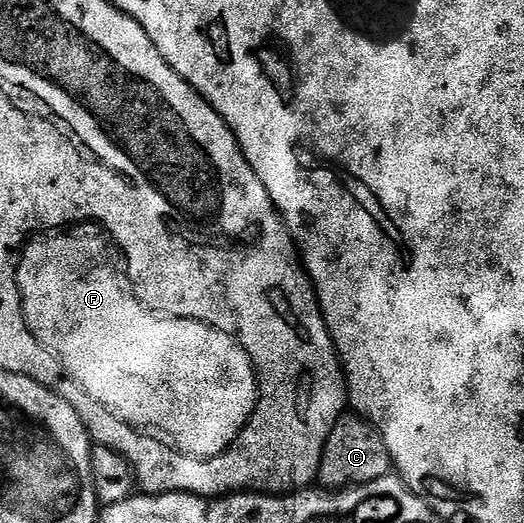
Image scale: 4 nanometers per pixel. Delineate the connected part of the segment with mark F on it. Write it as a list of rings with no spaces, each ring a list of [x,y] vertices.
[[[82,223],[72,226],[68,231],[53,231],[48,235],[37,235],[26,240],[19,253],[17,281],[21,284],[21,305],[25,309],[25,321],[29,324],[29,330],[61,360],[61,365],[64,367],[67,376],[73,381],[77,381],[97,400],[97,409],[105,409],[105,413],[109,413],[109,417],[117,417],[117,421],[121,421],[121,425],[125,425],[125,429],[129,429],[129,433],[136,434],[136,437],[149,437],[149,441],[157,441],[157,445],[161,445],[161,449],[169,449],[169,453],[177,453],[177,457],[189,457],[189,461],[221,461],[221,457],[229,457],[229,453],[233,453],[233,449],[237,449],[237,445],[241,445],[241,437],[245,437],[245,433],[249,433],[249,429],[253,429],[253,425],[257,425],[257,417],[261,417],[261,409],[265,409],[265,399],[257,397],[257,389],[259,390],[258,366],[249,358],[249,352],[242,347],[240,340],[234,337],[233,334],[219,331],[214,325],[209,325],[205,321],[196,321],[193,317],[167,317],[164,313],[158,313],[156,309],[150,309],[138,294],[136,297],[125,286],[120,271],[113,266],[113,257],[109,254],[109,249],[111,250],[110,238],[106,236],[100,224],[97,223]]]

